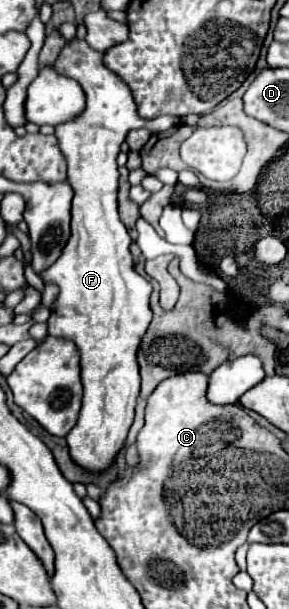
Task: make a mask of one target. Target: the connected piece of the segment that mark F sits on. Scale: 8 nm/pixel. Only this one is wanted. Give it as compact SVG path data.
M69 40L59 58L55 60L55 70L59 74L65 74L69 78L75 78L83 92L87 94L87 110L65 124L55 126L55 136L59 138L59 148L63 156L67 158L67 180L75 190L73 208L71 208L71 238L65 244L61 256L55 264L51 264L47 270L43 270L41 278L43 282L51 282L59 288L59 294L51 306L51 318L47 322L49 336L65 336L73 338L81 352L81 380L83 380L83 408L79 414L79 420L75 428L67 434L69 454L71 460L91 472L101 474L105 472L113 460L117 458L119 450L125 444L127 432L135 418L135 404L139 396L139 364L137 364L137 350L143 334L147 332L147 326L151 324L151 308L149 308L149 294L153 286L135 272L133 258L129 252L129 232L119 220L117 212L117 154L119 146L123 144L127 132L131 128L147 128L149 132L163 132L171 126L179 124L179 118L175 116L159 116L153 120L143 120L137 114L137 106L133 102L131 90L111 72L103 66L103 54L93 50L85 40Z

